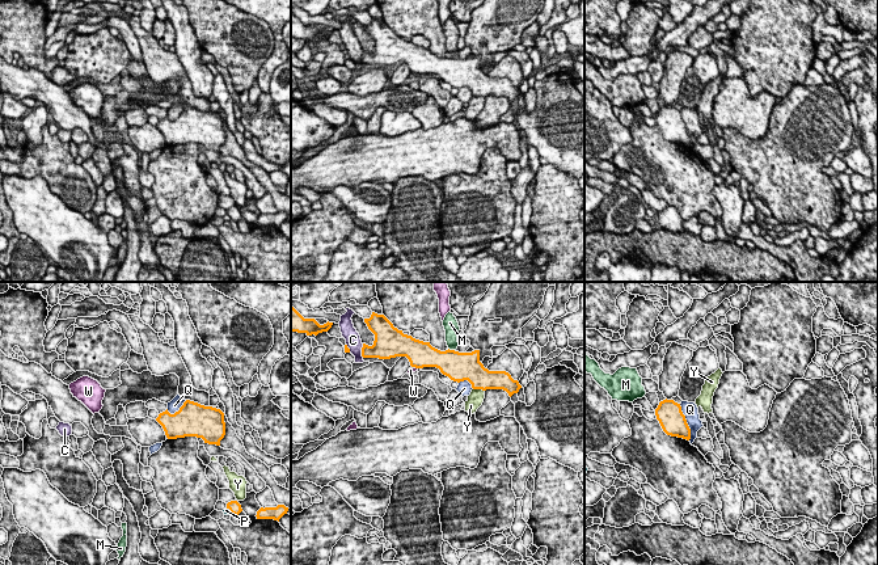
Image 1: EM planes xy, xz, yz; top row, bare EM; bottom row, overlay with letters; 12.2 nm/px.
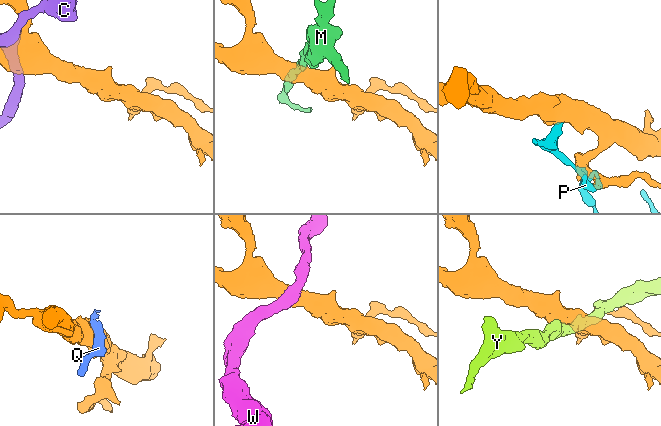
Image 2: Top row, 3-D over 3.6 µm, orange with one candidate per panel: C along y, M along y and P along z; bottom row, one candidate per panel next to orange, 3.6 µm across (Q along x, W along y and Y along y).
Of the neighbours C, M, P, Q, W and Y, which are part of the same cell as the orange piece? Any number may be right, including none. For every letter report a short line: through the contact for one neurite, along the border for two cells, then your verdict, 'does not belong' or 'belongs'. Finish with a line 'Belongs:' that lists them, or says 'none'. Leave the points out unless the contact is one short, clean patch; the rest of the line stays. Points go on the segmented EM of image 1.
C: does not belong
M: xz (448, 348), (454, 350) | does not belong
P: does not belong
Q: does not belong
W: does not belong
Y: does not belong
Belongs: none

